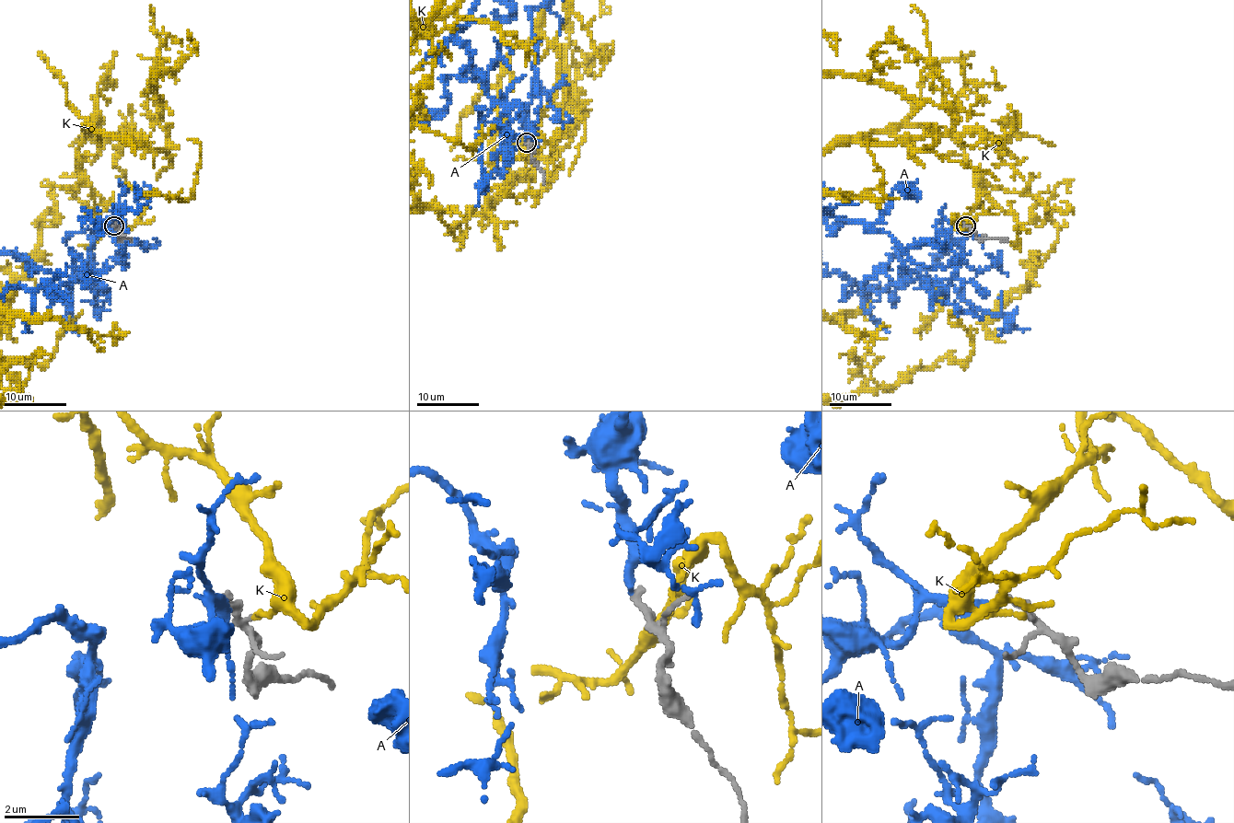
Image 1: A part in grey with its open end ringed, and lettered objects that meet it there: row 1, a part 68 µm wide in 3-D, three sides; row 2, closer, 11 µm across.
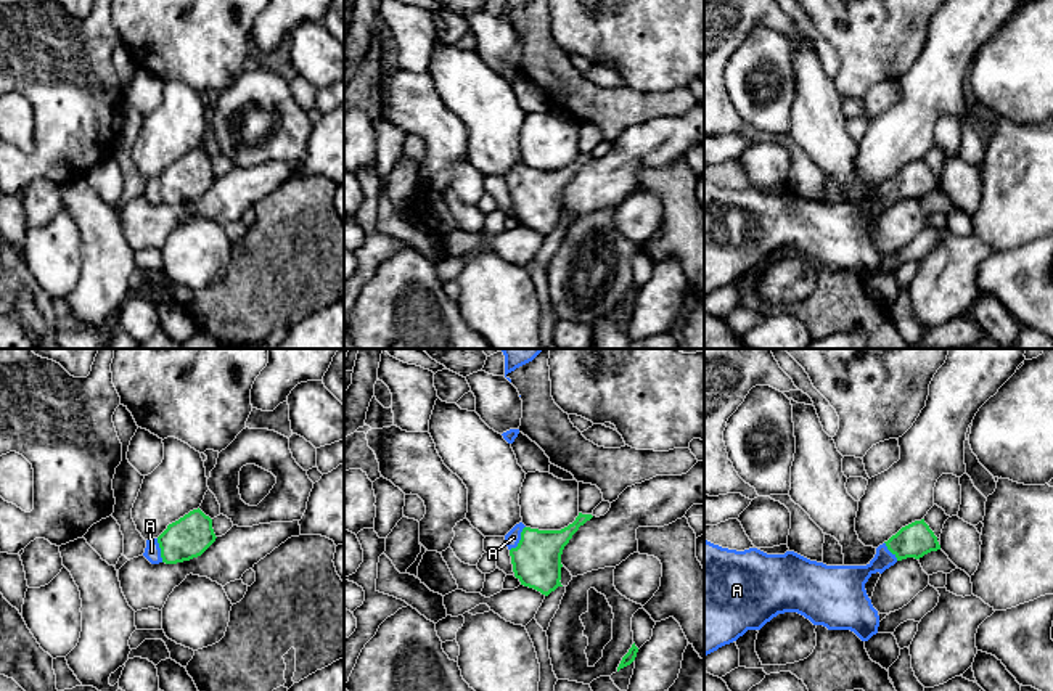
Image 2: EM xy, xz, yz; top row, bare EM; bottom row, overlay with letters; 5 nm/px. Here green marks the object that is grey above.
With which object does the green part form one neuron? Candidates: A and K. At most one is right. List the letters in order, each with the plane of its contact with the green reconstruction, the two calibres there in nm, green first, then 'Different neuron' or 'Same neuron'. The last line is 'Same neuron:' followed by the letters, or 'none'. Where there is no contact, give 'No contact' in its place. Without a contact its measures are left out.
A: Touches green in xz. Thickness 240 nm (green) against 70 nm. Same neuron
K: No contact. Different neuron
Same neuron: A

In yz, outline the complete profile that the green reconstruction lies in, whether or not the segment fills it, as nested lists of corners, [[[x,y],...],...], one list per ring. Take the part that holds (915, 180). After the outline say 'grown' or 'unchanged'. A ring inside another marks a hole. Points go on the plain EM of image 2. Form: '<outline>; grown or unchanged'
[[[924,159],[879,185],[867,206],[826,206],[794,191],[736,191],[704,178],[704,296],[785,252],[797,252],[828,270],[850,270],[868,281],[879,267],[865,230],[868,219],[897,201],[937,190],[937,177]]]; grown

